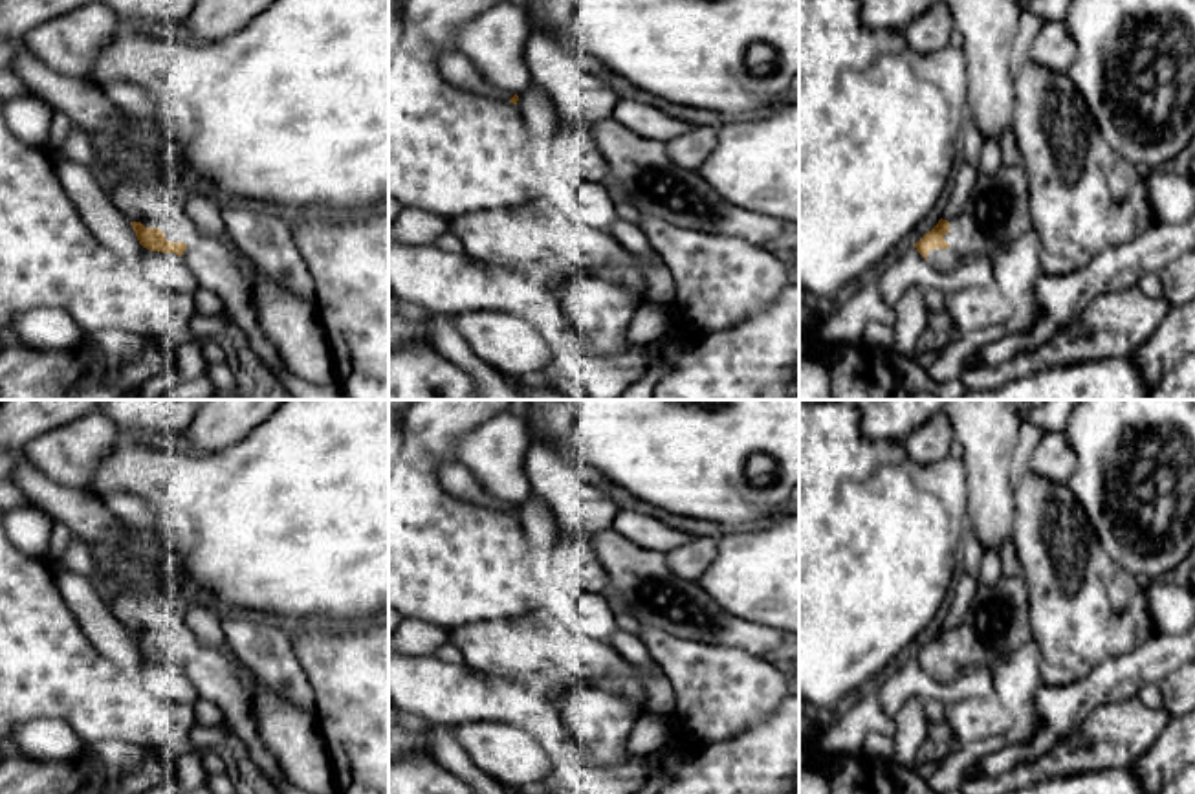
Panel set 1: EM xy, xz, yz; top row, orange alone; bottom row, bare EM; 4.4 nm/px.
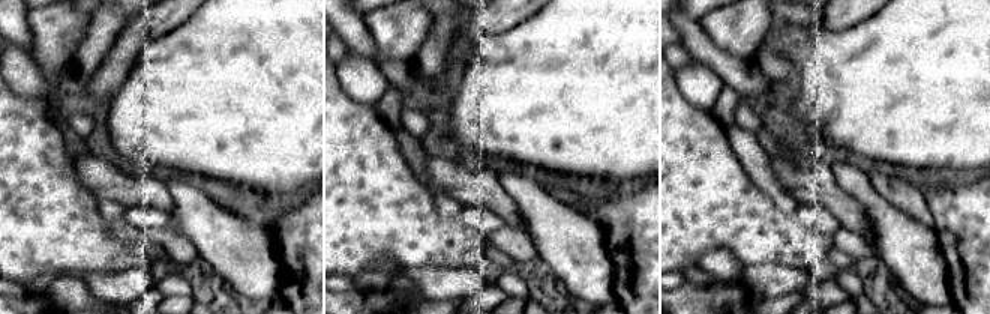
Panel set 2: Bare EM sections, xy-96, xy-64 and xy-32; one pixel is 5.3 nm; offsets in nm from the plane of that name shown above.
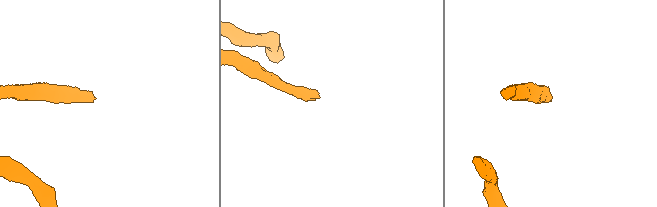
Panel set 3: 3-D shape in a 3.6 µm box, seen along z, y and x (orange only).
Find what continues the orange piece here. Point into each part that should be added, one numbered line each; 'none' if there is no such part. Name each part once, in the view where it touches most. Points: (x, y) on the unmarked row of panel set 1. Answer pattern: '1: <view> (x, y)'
1: xy (224, 681)

